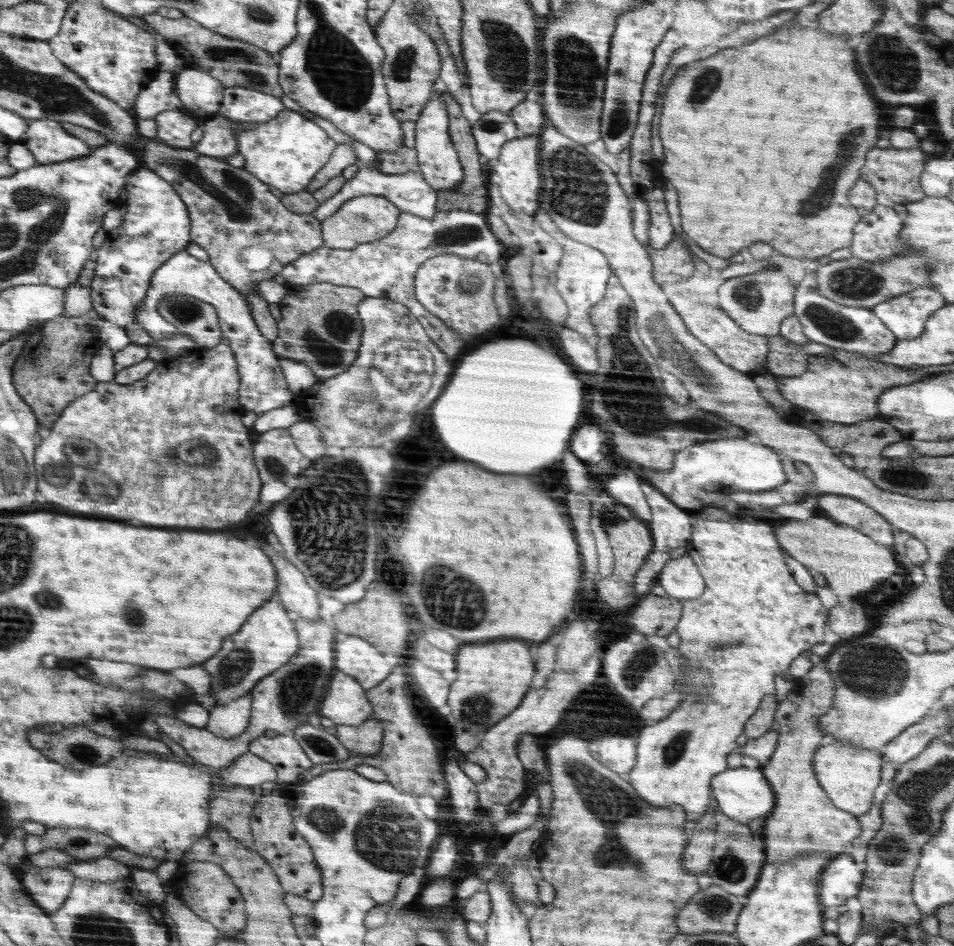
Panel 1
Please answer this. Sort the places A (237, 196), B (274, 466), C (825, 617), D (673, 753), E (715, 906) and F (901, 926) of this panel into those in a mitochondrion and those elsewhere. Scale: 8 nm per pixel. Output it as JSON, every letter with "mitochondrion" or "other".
{"A":"mitochondrion","B":"mitochondrion","C":"other","D":"mitochondrion","E":"mitochondrion","F":"other"}

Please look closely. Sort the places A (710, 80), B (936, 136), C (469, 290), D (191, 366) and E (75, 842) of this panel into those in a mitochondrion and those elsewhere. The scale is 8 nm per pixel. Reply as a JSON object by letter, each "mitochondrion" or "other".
{"A":"mitochondrion","B":"other","C":"mitochondrion","D":"other","E":"mitochondrion"}

